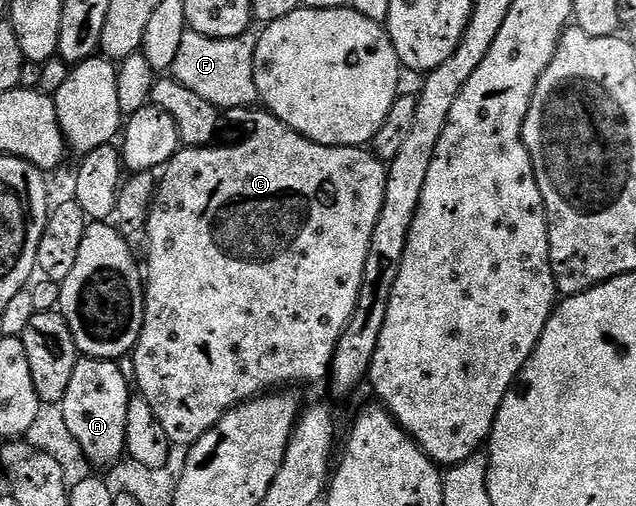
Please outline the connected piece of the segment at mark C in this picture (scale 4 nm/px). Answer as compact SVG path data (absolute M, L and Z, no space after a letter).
M249 107L247 109L233 109L230 117L236 121L248 121L248 129L252 134L245 141L240 141L237 145L213 144L207 148L181 148L168 160L167 165L163 166L162 172L158 177L158 188L155 190L155 197L148 213L148 223L146 236L148 235L148 269L146 265L146 284L144 287L144 322L140 338L136 348L130 354L132 361L131 372L134 374L134 385L138 388L139 396L146 399L150 411L162 423L162 431L166 431L168 440L173 446L191 447L206 431L210 431L221 421L221 419L231 411L236 405L241 405L243 401L250 401L253 397L267 394L269 391L279 390L281 387L292 387L295 381L320 381L329 376L332 367L332 356L338 347L338 339L342 339L342 331L346 323L350 323L350 315L354 315L354 307L358 303L358 291L362 291L362 271L366 271L366 254L370 251L370 235L374 235L374 223L378 223L378 215L382 211L382 199L386 195L386 179L388 178L388 167L385 162L378 160L375 154L367 148L351 145L350 147L334 147L333 145L319 145L313 141L308 141L302 135L298 135L290 127L286 127L277 119L274 114L265 111L260 107Z

